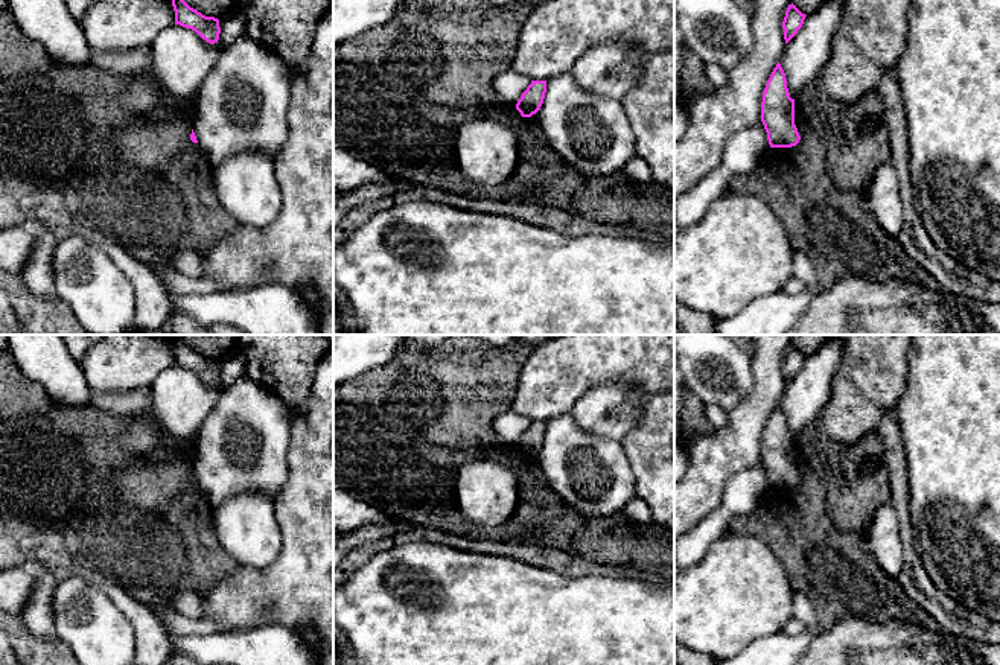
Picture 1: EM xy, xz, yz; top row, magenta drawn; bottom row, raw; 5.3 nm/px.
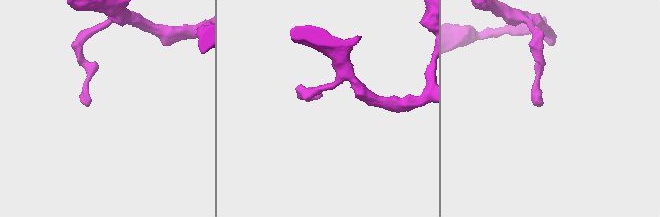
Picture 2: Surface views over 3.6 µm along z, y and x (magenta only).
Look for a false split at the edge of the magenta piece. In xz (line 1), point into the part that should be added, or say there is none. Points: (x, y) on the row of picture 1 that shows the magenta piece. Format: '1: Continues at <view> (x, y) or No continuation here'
1: No continuation here

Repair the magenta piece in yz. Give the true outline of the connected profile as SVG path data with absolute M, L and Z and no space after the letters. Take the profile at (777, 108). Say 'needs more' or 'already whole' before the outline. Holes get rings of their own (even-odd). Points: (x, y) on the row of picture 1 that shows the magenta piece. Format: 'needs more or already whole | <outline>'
already whole | M779 62L763 93L761 122L770 148L791 148L799 143L801 135L795 125L795 99L788 94L785 73Z

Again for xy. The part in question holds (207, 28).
already whole | M172 0L172 6L175 11L175 24L195 30L210 44L218 43L221 33L218 18L202 15L190 8L184 0Z

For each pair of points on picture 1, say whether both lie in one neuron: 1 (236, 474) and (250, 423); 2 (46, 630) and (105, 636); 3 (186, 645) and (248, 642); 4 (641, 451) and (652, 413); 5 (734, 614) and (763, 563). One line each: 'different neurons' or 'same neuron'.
1: same neuron
2: different neurons
3: same neuron
4: same neuron
5: same neuron

